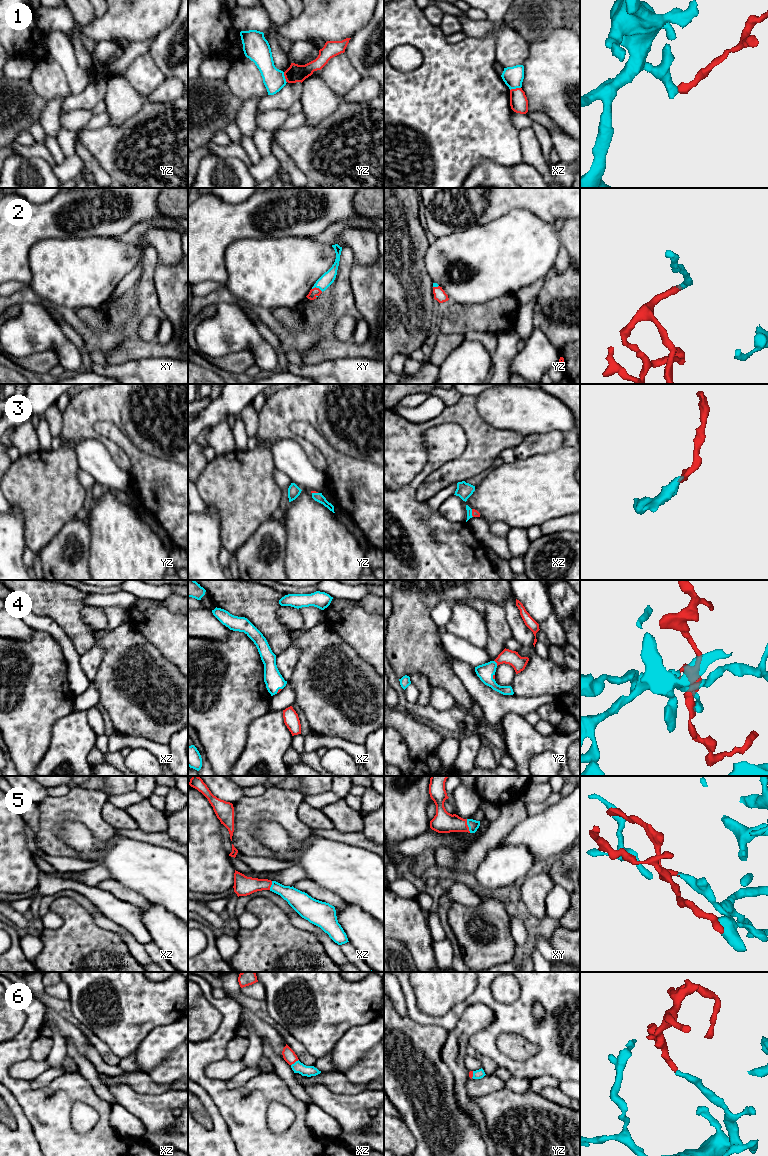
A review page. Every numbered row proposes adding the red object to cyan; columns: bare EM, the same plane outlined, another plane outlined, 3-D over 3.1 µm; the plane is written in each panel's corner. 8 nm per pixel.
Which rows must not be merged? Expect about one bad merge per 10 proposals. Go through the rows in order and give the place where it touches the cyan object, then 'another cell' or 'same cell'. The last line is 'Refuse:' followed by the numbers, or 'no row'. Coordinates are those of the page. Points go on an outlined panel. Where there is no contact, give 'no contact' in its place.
1: contact xz (515, 88); another cell
2: contact xy (317, 287); same cell
3: contact xz (471, 513); same cell
4: contact yz (496, 663); same cell
5: contact xy (468, 826); same cell
6: contact xz (295, 1062); same cell
Refuse: 1

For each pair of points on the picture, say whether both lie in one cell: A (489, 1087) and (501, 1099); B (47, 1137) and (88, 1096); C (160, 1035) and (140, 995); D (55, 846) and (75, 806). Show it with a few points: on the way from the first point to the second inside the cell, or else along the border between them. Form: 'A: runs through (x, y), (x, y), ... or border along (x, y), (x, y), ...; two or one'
A: border along (504, 1087), (473, 1097); two
B: runs through (52, 1123), (52, 1118), (74, 1096); one
C: border along (177, 1020), (156, 1026), (139, 1043); two
D: runs through (51, 835), (51, 826), (64, 813); one

